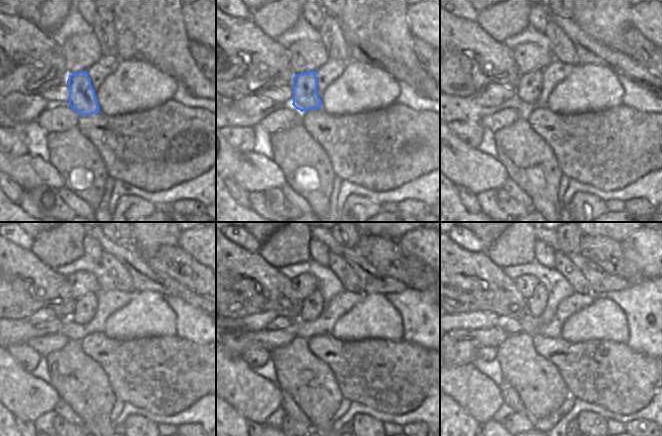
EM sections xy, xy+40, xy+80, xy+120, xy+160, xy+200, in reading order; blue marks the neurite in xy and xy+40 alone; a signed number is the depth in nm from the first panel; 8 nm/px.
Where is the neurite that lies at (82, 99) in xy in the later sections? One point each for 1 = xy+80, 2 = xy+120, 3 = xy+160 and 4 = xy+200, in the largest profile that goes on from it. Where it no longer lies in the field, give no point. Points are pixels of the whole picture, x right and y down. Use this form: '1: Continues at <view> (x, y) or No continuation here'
1: Continues at xy+80 (529, 86)
2: Continues at xy+120 (85, 307)
3: Continues at xy+160 (313, 305)
4: Continues at xy+200 (537, 303).

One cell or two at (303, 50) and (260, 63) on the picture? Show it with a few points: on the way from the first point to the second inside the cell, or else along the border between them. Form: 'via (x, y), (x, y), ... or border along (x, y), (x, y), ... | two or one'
border along (286, 47), (289, 53), (290, 69), (295, 74) | two

